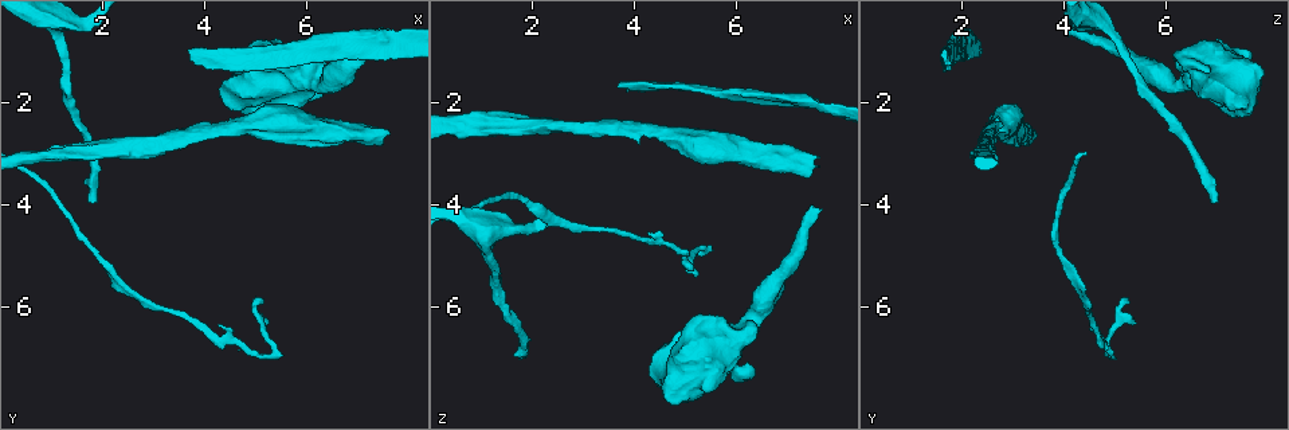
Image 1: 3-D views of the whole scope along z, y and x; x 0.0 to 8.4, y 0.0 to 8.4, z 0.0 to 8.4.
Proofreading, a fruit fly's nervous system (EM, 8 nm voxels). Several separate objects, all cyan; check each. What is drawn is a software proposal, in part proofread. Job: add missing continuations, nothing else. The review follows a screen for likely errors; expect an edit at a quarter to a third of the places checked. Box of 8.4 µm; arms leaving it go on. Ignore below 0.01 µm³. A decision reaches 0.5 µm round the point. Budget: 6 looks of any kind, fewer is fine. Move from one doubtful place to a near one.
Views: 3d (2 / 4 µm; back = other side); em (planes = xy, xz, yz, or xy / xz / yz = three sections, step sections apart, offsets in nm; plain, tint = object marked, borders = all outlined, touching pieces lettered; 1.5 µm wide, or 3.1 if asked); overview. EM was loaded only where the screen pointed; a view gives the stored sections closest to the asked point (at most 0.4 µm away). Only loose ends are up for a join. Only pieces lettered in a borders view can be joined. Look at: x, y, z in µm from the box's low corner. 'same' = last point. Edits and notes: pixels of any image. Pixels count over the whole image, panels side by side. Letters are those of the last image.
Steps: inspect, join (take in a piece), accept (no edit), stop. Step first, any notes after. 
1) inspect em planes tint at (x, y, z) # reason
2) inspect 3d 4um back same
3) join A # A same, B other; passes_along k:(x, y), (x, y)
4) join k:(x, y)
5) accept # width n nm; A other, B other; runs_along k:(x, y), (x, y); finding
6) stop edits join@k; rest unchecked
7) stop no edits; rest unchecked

inspect 3d 2um at (7.60, 0.65, 4.15)

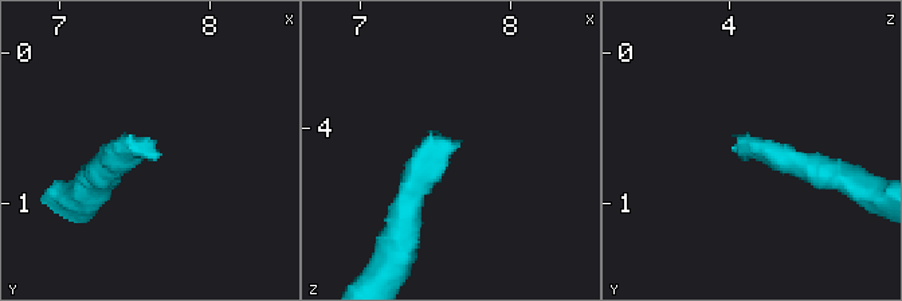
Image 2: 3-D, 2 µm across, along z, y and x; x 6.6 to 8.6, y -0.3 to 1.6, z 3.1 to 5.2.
inspect em planes plain at (7.60, 0.70, 4.10) # need the tissue

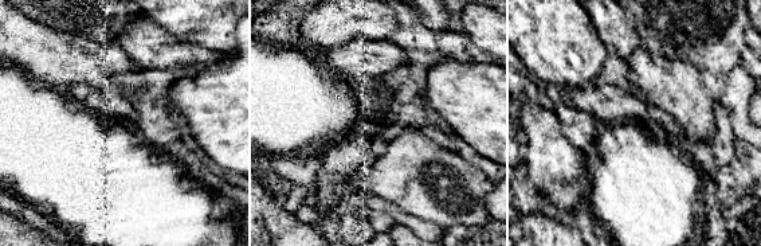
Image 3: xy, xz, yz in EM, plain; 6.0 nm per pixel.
inspect em planes borders same # see the neighbours

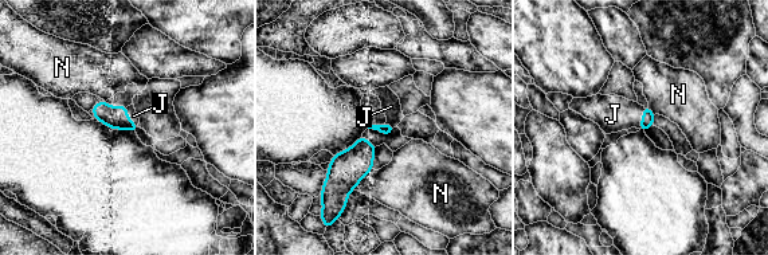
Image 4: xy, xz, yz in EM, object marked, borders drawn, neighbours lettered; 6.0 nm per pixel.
join J # J same, N other; it goes on there

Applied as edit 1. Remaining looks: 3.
inspect em planes borders at (1.80, 3.95, 7.00) # an open end

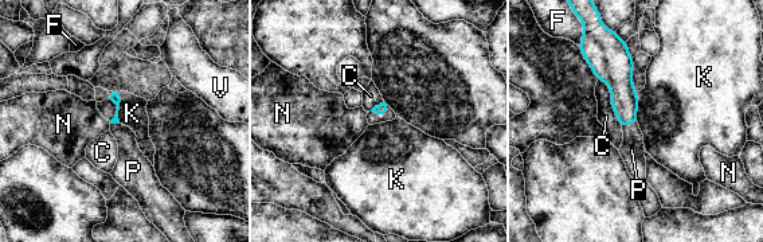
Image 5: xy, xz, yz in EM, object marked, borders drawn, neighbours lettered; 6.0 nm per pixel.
join P # C other, F other, K other, N other, P same, V other; it goes on there

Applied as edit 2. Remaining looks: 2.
stop edits join@4, join@5; rest unchecked

